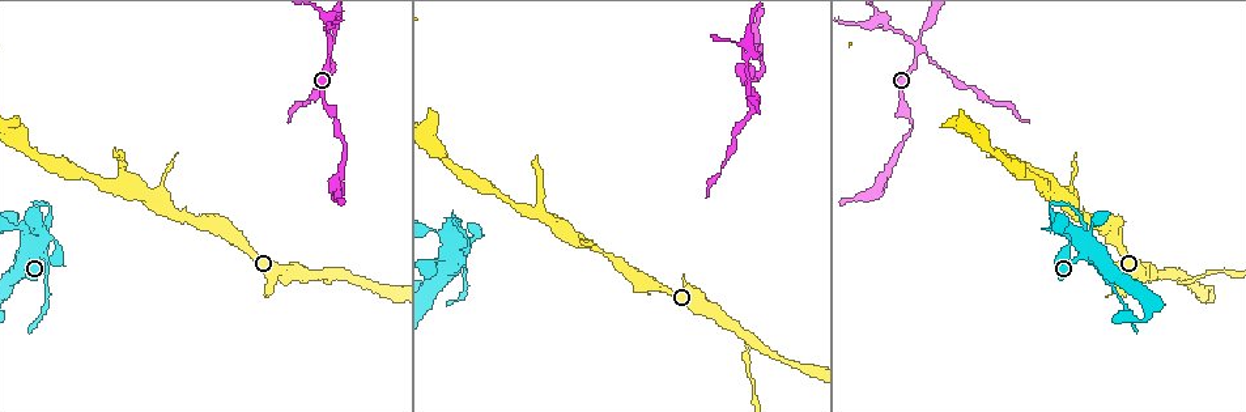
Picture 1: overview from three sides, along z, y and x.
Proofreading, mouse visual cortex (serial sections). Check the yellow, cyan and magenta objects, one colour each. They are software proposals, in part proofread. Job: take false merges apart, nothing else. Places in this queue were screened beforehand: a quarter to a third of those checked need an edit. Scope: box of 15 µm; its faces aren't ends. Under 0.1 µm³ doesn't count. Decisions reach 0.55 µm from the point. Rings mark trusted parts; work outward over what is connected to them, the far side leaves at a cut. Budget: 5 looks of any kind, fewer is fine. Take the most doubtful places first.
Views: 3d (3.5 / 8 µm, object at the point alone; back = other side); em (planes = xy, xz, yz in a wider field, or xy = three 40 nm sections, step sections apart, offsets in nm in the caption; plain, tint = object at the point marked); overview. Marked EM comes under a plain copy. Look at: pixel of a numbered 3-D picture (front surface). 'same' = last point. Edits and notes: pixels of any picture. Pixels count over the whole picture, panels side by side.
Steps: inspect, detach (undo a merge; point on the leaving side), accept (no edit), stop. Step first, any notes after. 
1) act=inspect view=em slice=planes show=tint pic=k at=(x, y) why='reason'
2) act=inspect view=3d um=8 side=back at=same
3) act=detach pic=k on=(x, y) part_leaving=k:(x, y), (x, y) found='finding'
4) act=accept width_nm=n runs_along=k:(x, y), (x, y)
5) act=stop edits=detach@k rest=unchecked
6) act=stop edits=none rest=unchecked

act=inspect view=3d um=8 pic=1 at=(916, 53) why='four-way junction'

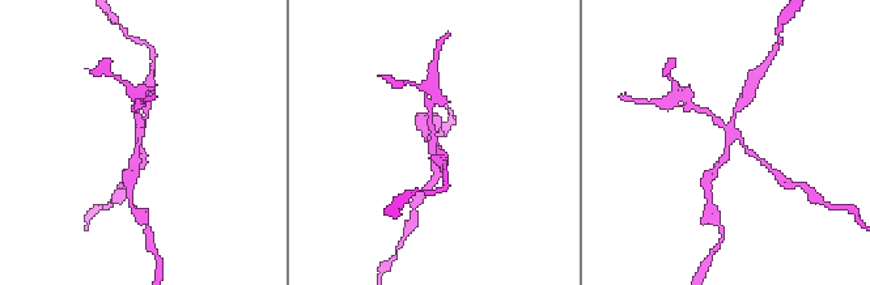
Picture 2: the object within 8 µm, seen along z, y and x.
act=inspect view=em slice=xy step=2 show=tint pic=2 at=(434, 145) arms=4 arm_widths_nm=150,150,200,200

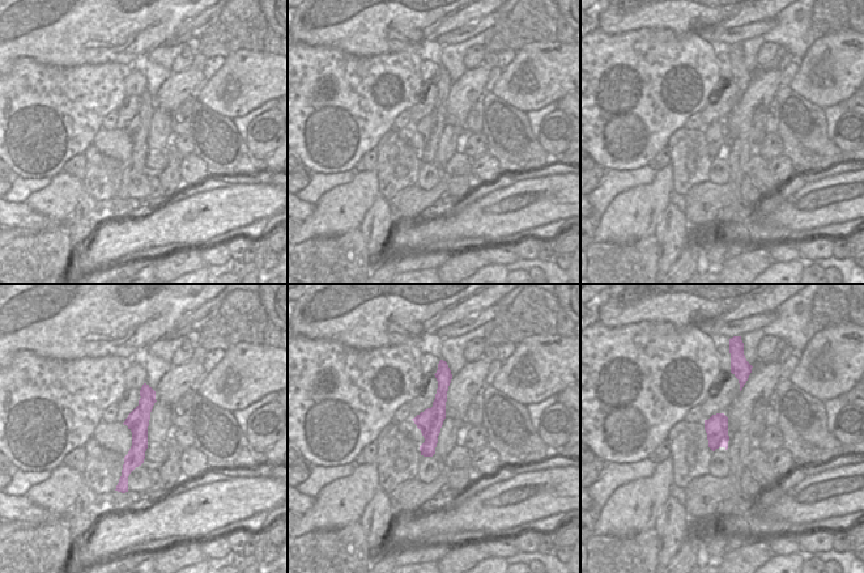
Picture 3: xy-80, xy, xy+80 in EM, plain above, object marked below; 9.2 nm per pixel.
act=detach pic=2 on=(751, 153) found='a second cell is stuck on'

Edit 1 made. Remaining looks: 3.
act=inspect view=3d um=3.5 side=back pic=1 at=(752, 338) why='side arm on a straight run'

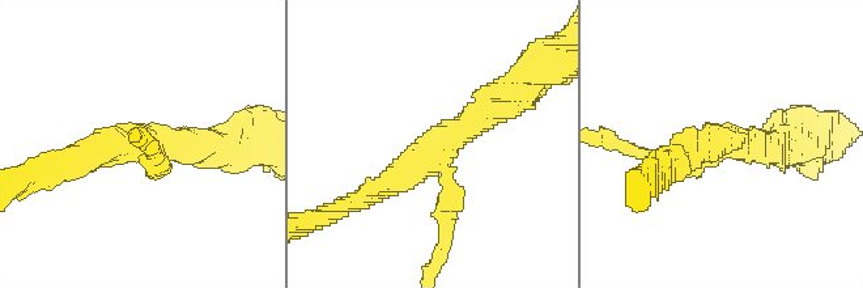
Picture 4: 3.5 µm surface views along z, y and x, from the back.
act=inspect view=em slice=xy step=3 show=tint pic=4 at=(717, 144) arms=3 arm_widths_nm=200,300,400 why='shape alone is not enough'

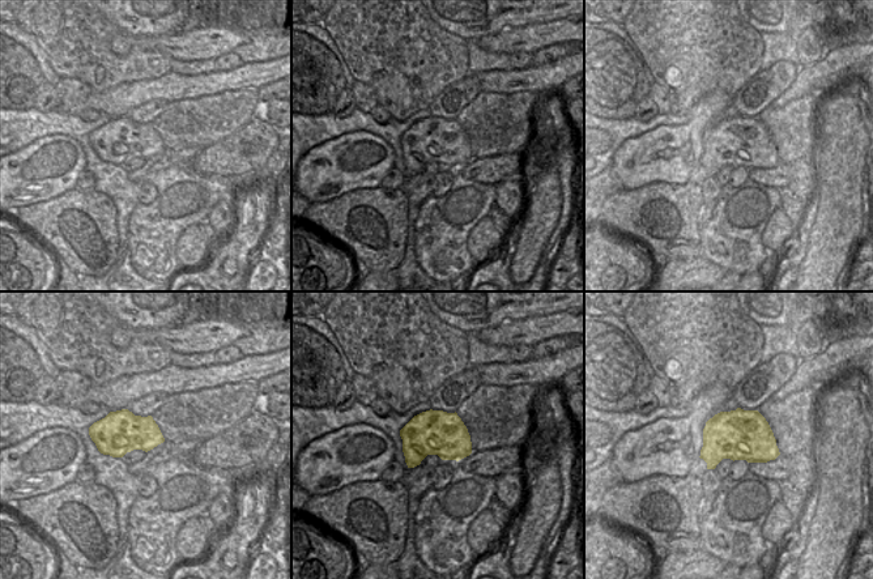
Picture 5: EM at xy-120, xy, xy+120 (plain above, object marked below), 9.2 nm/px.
act=inspect view=em slice=xy step=2 show=tint at=same why='cut it another way'

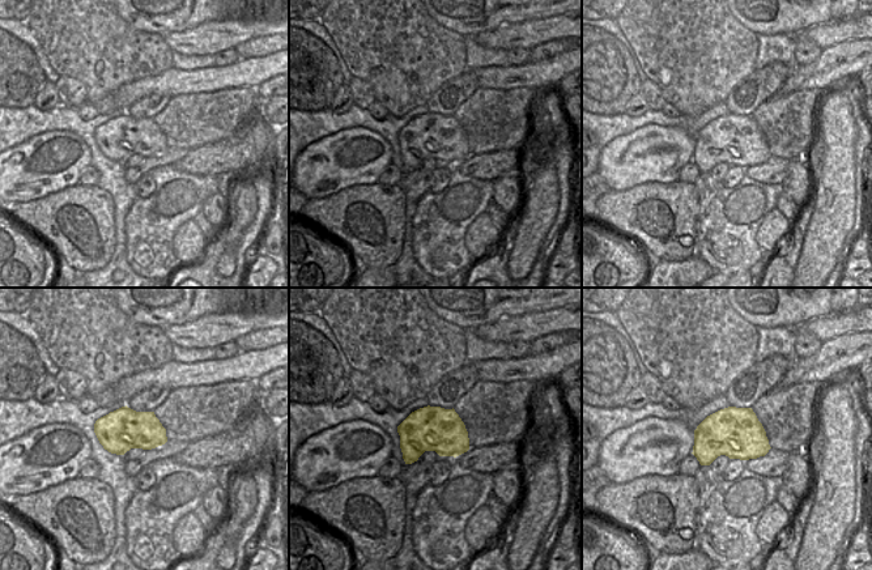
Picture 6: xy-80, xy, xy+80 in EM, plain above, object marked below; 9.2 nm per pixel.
act=accept runs_along=4:(509, 94), (400, 178), (364, 198) found='all the same cell'

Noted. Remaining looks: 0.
act=stop edits=detach@2 rest=unchecked

